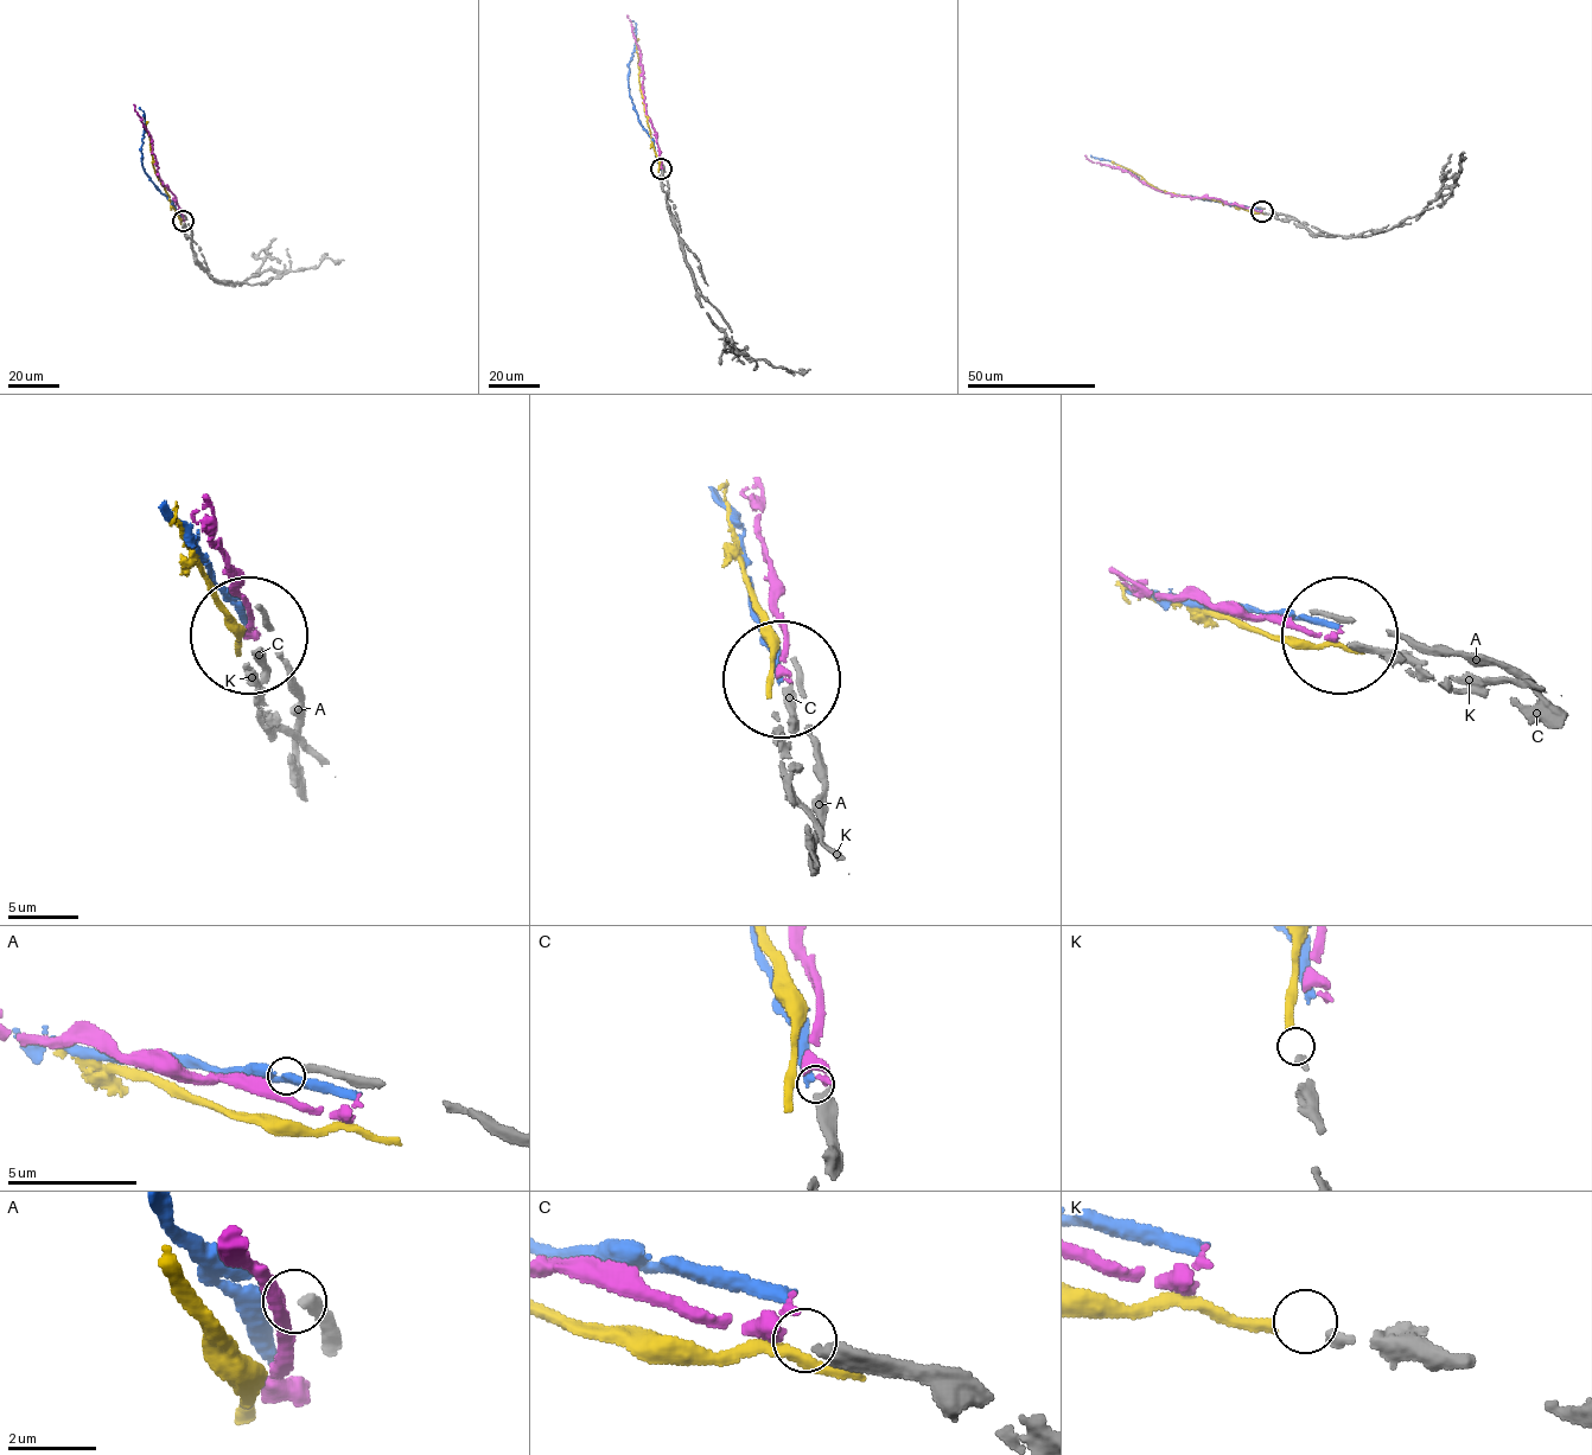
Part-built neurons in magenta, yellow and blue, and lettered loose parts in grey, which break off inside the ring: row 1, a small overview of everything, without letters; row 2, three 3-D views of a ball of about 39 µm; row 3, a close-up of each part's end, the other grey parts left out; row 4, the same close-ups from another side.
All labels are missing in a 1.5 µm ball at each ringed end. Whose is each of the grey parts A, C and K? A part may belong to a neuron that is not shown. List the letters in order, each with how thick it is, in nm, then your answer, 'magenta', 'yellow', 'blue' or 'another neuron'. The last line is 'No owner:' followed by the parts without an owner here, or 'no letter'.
A: calibre 260 nm; another neuron
C: calibre 360 nm; magenta
K: calibre 220 nm; yellow
No owner: A

